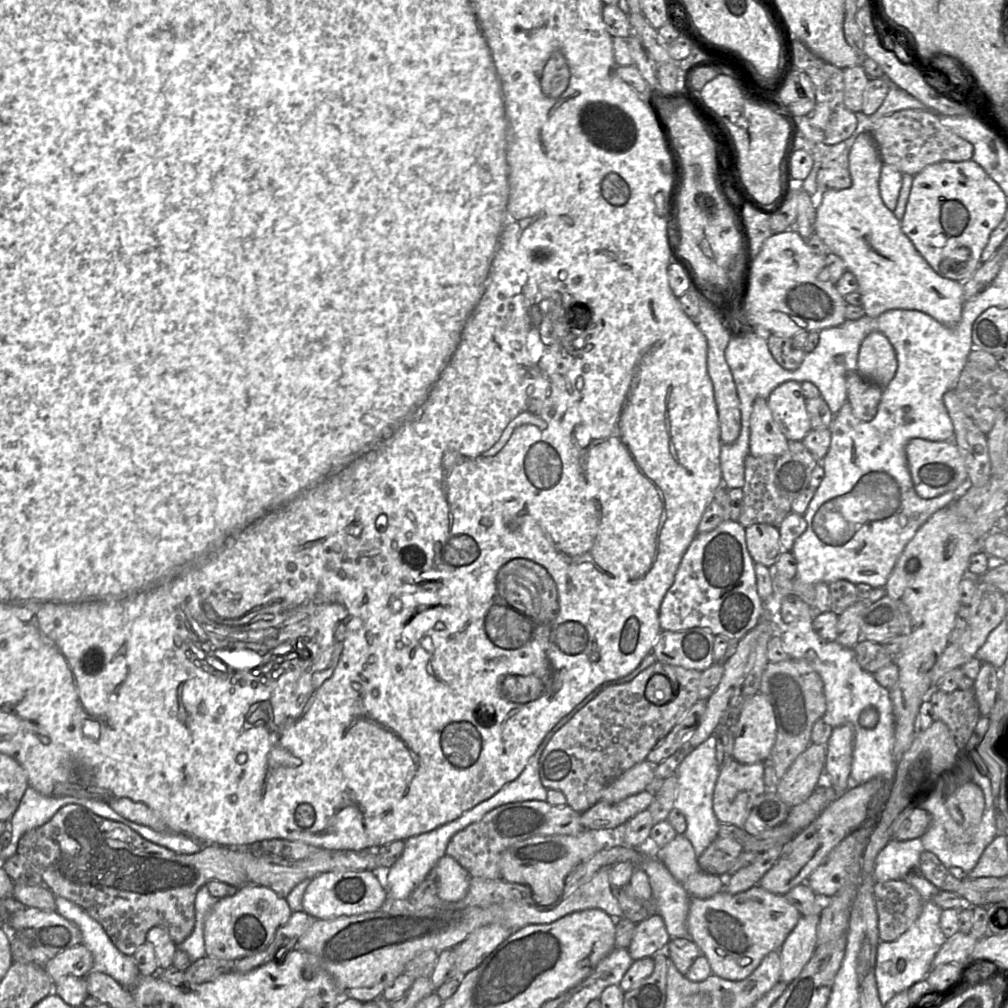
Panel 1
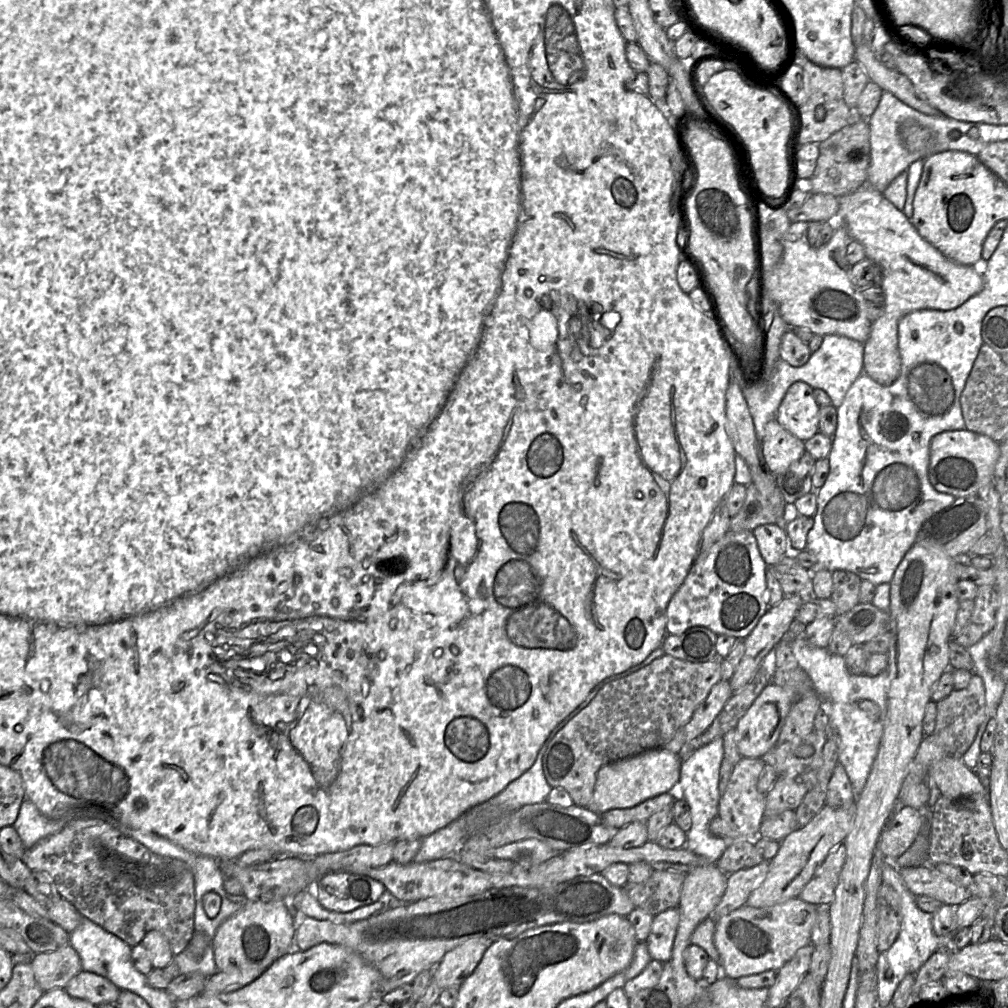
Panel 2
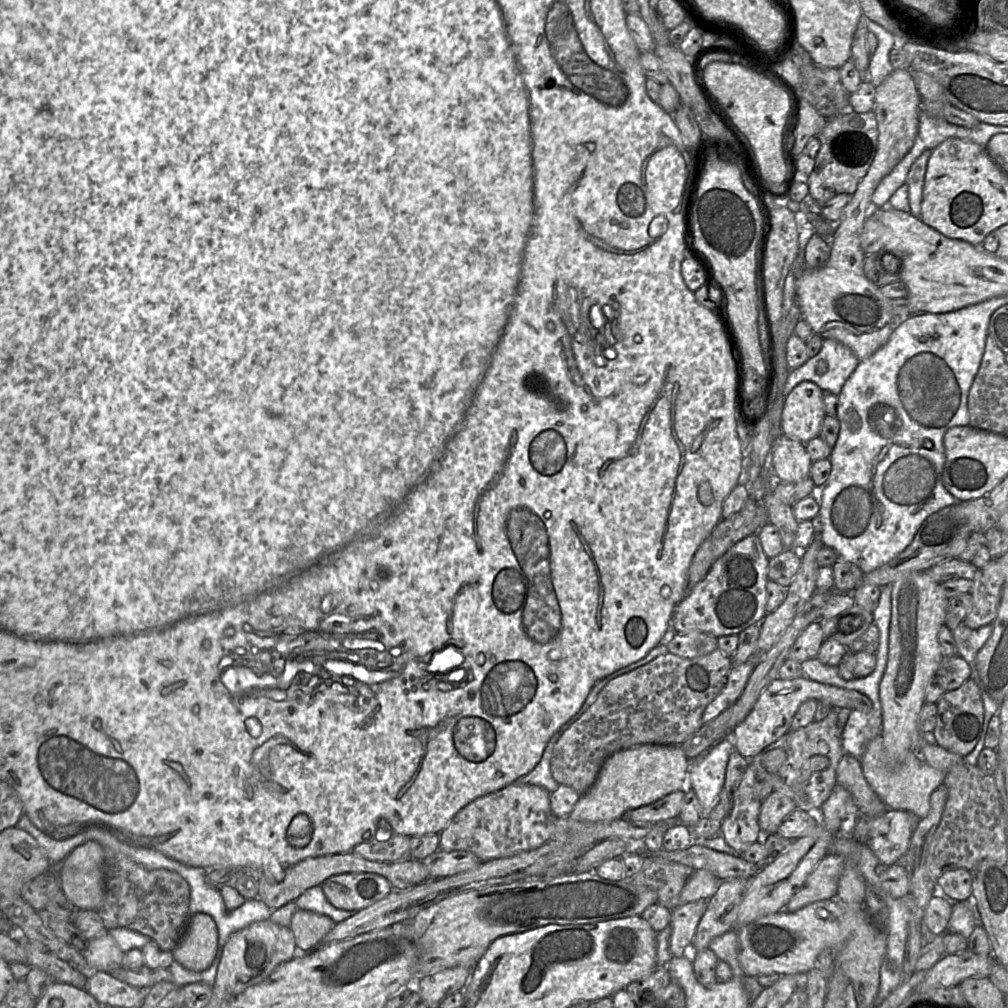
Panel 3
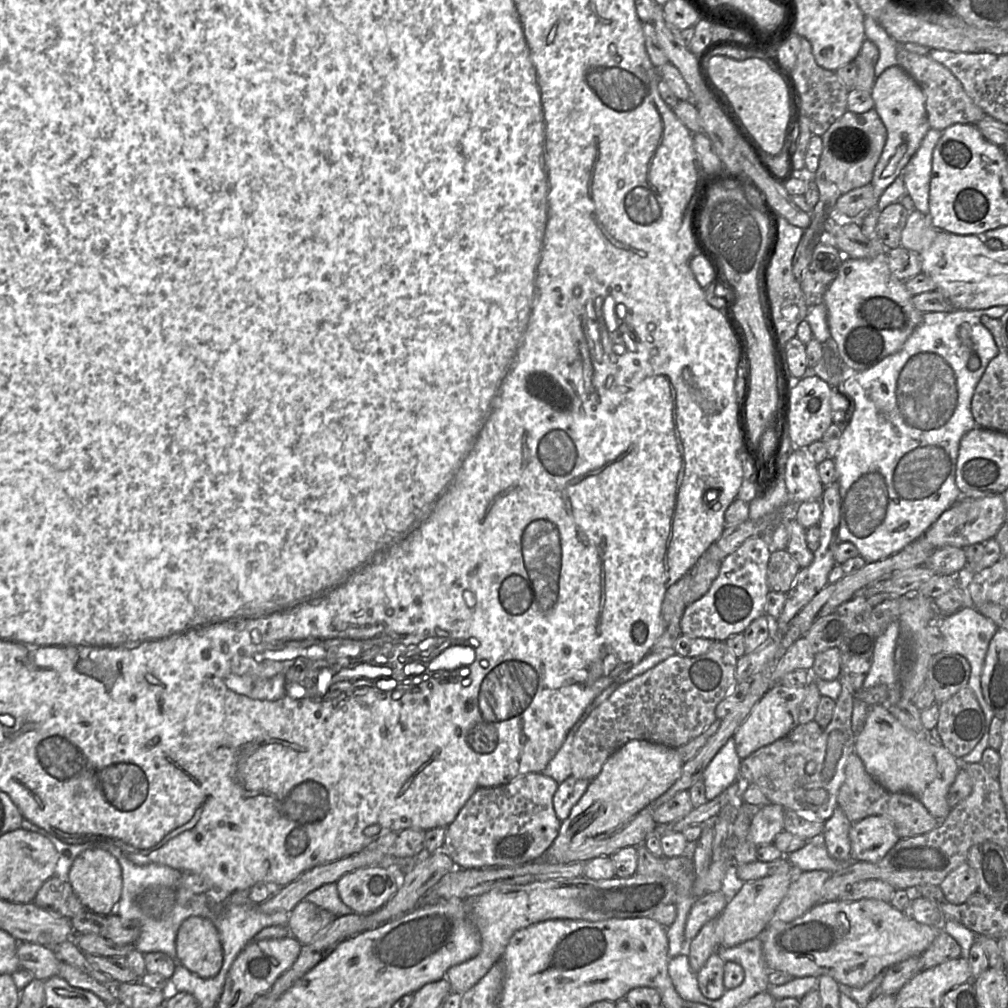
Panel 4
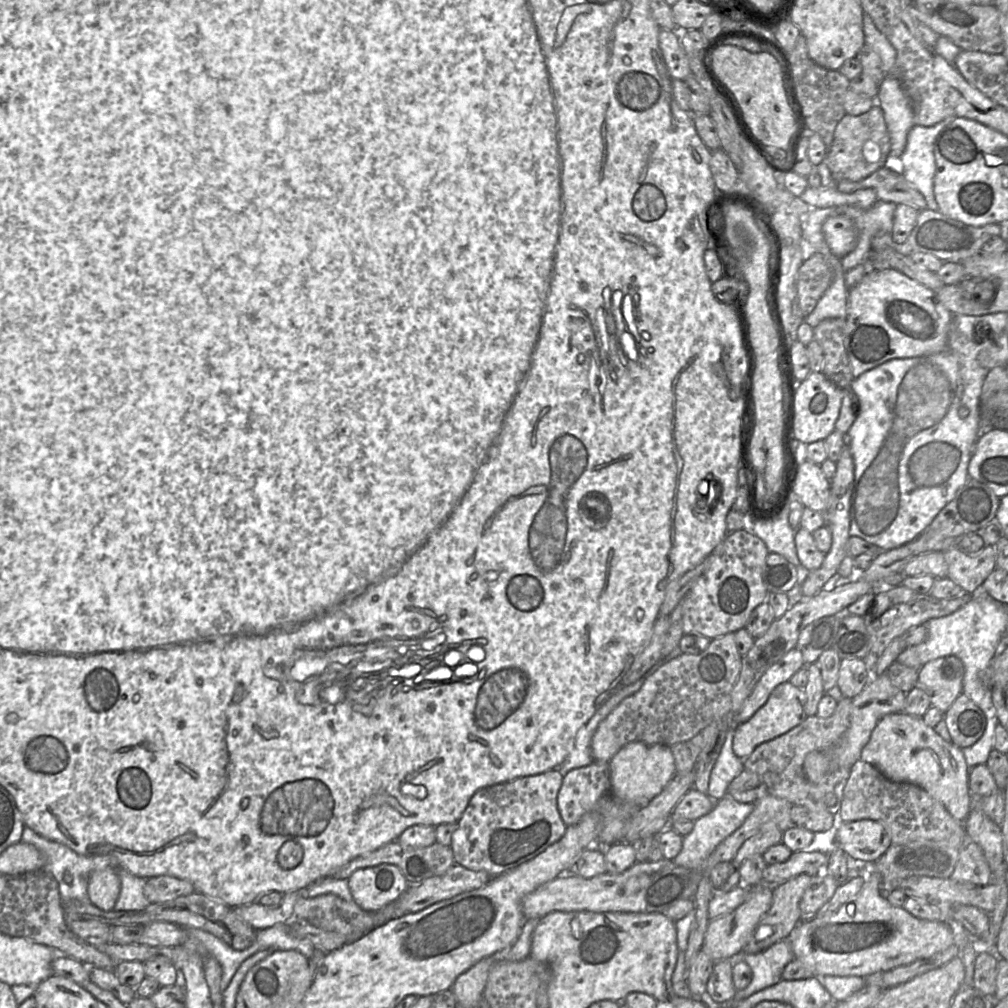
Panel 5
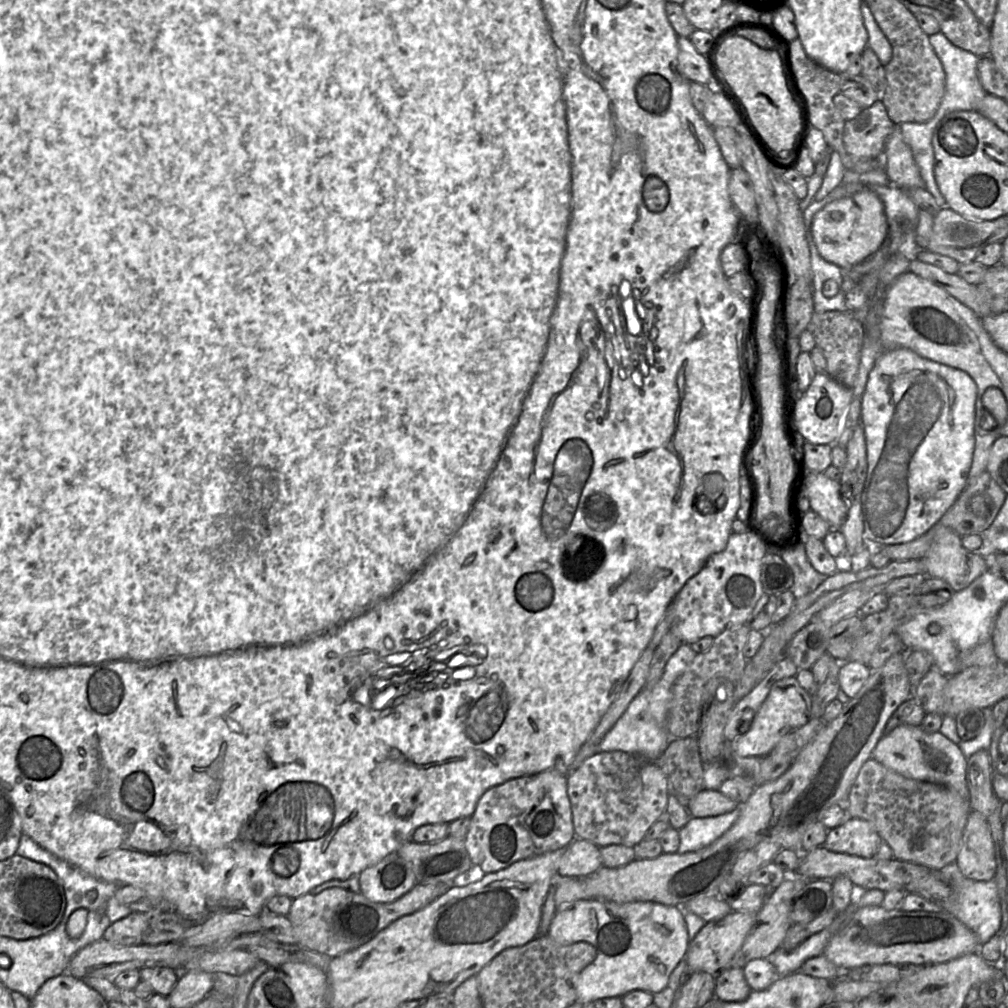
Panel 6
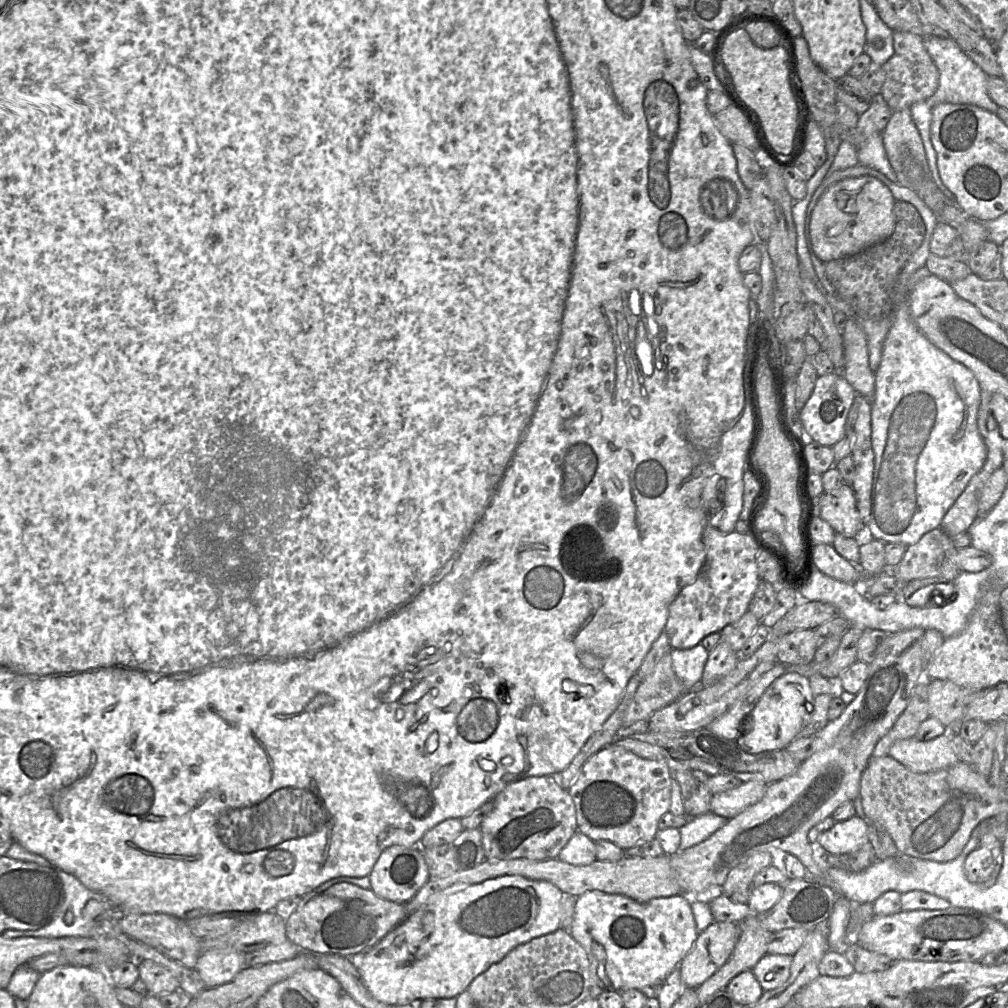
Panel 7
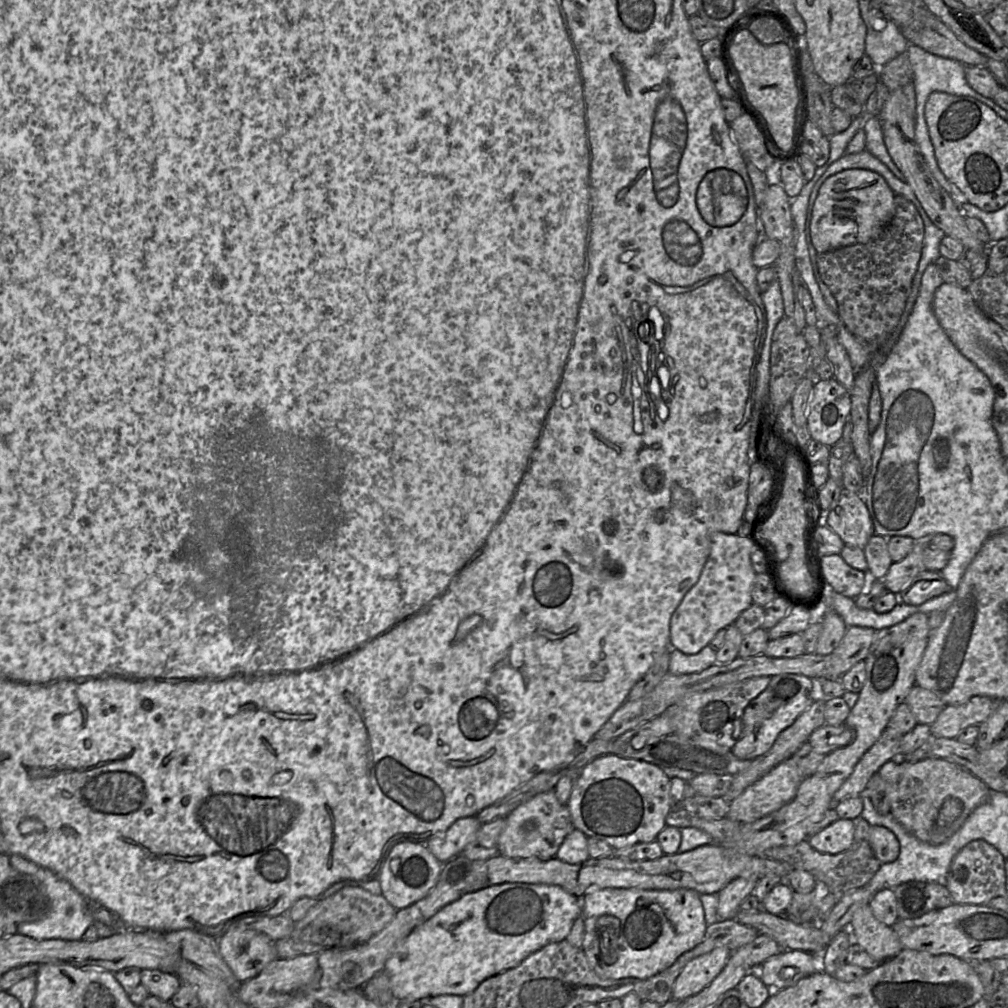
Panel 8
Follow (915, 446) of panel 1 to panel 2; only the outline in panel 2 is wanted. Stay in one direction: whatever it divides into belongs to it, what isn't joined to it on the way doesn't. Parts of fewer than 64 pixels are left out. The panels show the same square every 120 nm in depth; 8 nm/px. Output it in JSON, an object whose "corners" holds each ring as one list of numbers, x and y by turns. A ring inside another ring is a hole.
{"corners":[[967,429,939,433,930,442,929,481,938,492,955,498,977,495,982,486,994,481,994,468,999,455,999,443,988,436]]}

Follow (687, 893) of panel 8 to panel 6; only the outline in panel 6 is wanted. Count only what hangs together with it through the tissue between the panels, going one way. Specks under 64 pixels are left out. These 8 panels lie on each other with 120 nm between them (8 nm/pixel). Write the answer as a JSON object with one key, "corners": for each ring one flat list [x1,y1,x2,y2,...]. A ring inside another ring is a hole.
{"corners":[[604,899,577,900,561,905,547,935,560,945,587,942,597,950,594,961,580,974,576,1002,623,997,633,990,656,994,665,989,676,966,685,959,690,943,684,911,649,901,616,903]]}

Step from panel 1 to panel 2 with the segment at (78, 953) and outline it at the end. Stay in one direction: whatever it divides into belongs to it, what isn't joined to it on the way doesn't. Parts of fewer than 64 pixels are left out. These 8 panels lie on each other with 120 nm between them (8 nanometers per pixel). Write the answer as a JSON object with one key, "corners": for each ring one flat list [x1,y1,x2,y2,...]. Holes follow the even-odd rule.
{"corners":[[71,945,54,952,34,954,31,966,35,979,44,992,55,988,64,989,82,971,80,956]]}

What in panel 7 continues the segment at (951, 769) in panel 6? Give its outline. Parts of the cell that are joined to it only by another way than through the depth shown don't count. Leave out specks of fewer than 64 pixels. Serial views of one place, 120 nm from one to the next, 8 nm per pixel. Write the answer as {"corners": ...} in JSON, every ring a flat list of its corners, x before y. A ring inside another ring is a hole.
{"corners":[[949,730,929,741,915,737,898,740,890,747,888,756,917,773,936,772,959,761,952,748]]}

